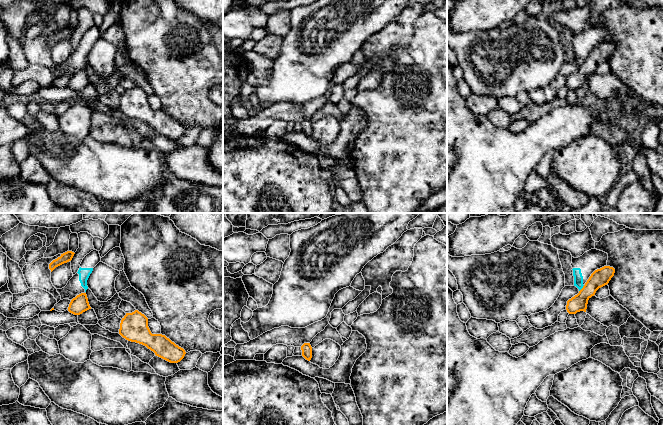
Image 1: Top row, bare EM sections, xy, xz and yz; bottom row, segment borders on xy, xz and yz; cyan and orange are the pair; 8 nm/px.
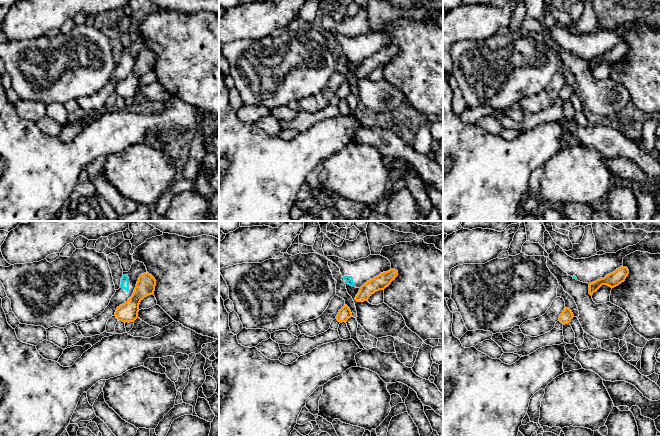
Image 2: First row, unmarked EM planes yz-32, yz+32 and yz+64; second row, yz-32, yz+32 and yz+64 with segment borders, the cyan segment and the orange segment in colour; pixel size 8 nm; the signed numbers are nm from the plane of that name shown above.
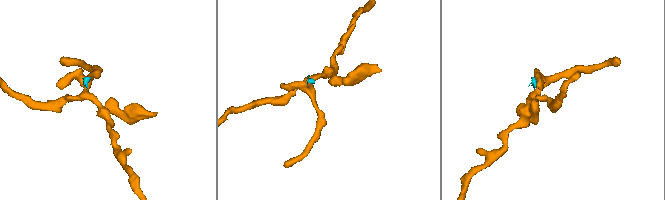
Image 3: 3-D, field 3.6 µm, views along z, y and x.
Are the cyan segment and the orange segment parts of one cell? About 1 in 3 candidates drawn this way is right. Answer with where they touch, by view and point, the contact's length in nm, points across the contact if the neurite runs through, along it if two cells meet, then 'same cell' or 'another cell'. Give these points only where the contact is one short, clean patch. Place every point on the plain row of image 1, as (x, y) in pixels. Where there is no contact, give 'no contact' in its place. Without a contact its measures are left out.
contact yz (582, 63); length 70 nm; border yz (584, 61), (579, 67); another cell

